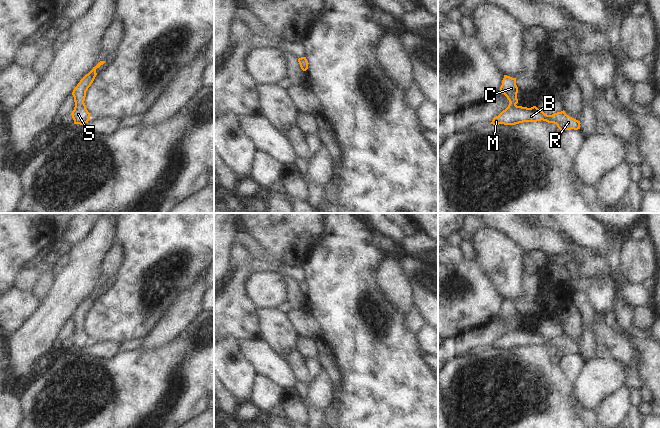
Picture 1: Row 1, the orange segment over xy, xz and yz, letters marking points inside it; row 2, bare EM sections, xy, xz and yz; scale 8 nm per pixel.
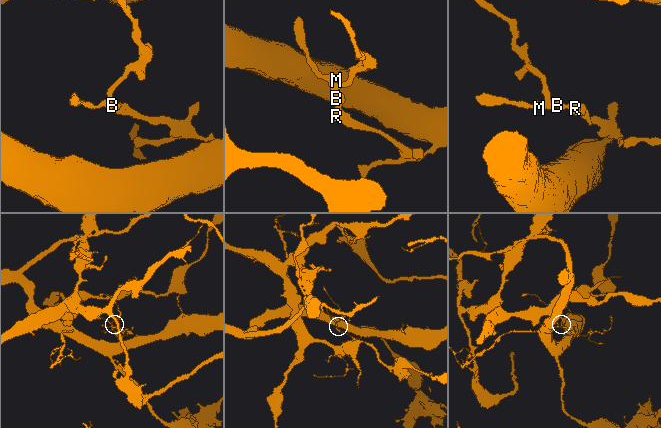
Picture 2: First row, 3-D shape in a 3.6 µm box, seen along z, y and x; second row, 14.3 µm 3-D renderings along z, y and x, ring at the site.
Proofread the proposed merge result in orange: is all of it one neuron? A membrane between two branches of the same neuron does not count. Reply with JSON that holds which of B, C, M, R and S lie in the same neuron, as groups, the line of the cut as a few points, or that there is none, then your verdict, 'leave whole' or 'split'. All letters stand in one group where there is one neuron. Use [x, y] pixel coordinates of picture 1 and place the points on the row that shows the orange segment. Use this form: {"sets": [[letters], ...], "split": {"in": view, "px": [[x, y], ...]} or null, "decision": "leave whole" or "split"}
{"sets": [["B", "C", "M", "R", "S"]], "split": null, "decision": "leave whole"}

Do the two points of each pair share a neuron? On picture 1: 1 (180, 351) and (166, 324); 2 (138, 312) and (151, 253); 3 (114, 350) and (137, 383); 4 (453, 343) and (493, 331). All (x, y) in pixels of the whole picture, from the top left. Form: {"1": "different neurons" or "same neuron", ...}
{"1": "different neurons", "2": "same neuron", "3": "different neurons", "4": "same neuron"}

